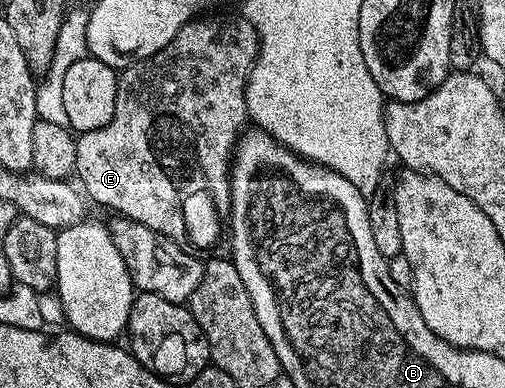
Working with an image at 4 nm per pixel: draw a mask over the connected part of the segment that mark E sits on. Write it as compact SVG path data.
M199 16L186 22L177 32L177 36L173 36L173 40L169 40L169 44L165 44L165 48L161 48L161 52L140 62L135 62L132 66L126 66L119 74L115 111L109 124L97 128L93 132L79 134L75 139L77 148L75 174L77 179L79 178L78 185L81 187L82 193L94 205L96 202L99 206L108 206L109 209L115 210L111 212L116 215L145 224L145 228L153 228L153 232L171 238L184 248L190 247L195 252L209 249L218 240L219 233L222 230L224 233L225 219L231 213L231 160L235 152L235 144L239 141L239 135L243 133L249 122L245 104L245 88L247 87L247 75L251 73L251 66L259 54L259 34L255 30L255 26L249 24L247 18L242 16L236 16L236 18L207 17L211 16Z

